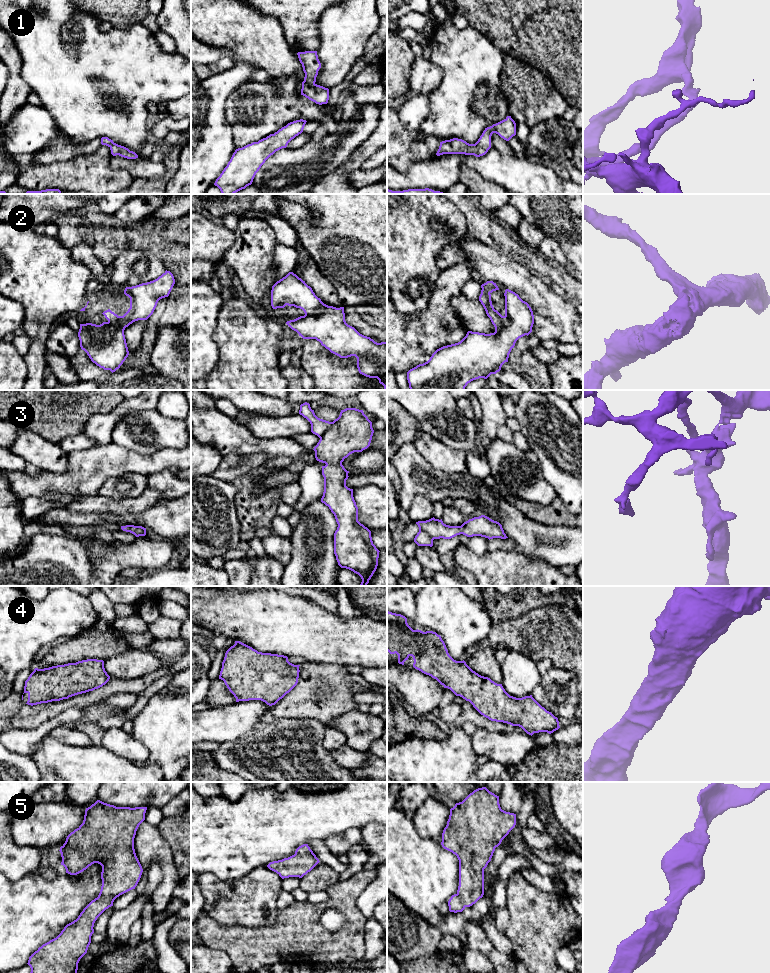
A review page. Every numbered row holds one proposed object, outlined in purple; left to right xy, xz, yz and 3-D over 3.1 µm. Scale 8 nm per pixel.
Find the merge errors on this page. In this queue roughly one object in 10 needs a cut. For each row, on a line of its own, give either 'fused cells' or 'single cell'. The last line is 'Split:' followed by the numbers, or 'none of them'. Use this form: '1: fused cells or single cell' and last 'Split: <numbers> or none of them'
1: single cell
2: single cell
3: single cell
4: single cell
5: single cell
Split: none of them

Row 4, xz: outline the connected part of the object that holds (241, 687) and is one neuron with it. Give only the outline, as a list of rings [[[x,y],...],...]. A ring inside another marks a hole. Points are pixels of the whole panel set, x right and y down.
[[[235,641],[225,653],[219,679],[224,681],[236,702],[261,700],[272,706],[297,685],[299,666],[290,663],[287,656],[258,652],[240,641]]]

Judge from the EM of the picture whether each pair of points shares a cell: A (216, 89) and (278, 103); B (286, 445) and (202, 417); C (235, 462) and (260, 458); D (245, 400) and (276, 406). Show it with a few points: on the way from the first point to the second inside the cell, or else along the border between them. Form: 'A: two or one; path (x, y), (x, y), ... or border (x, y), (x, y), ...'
A: two; border (248, 81), (237, 87), (227, 98), (224, 114)
B: one; path (265, 446), (246, 444), (223, 433)
C: one; path (241, 462), (254, 460)
D: one; path (253, 402), (268, 406)

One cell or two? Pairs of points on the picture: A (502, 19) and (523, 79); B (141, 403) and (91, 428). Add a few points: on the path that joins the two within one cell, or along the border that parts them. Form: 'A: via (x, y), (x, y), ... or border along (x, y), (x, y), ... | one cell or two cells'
A: border along (504, 53), (522, 59), (536, 68) | two cells
B: via (129, 405), (103, 425) | one cell

